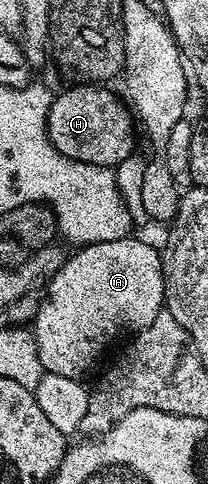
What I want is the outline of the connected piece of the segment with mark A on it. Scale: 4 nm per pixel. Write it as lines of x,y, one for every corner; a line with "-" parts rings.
137,237
86,243
73,252
74,255
69,255
48,280
49,288
45,291
45,299
43,295
40,300
31,330
37,341
39,361
46,372
59,373
59,377
81,379
96,365
97,358
108,349
109,342
124,327
146,327
162,310
166,272
163,270
162,256

